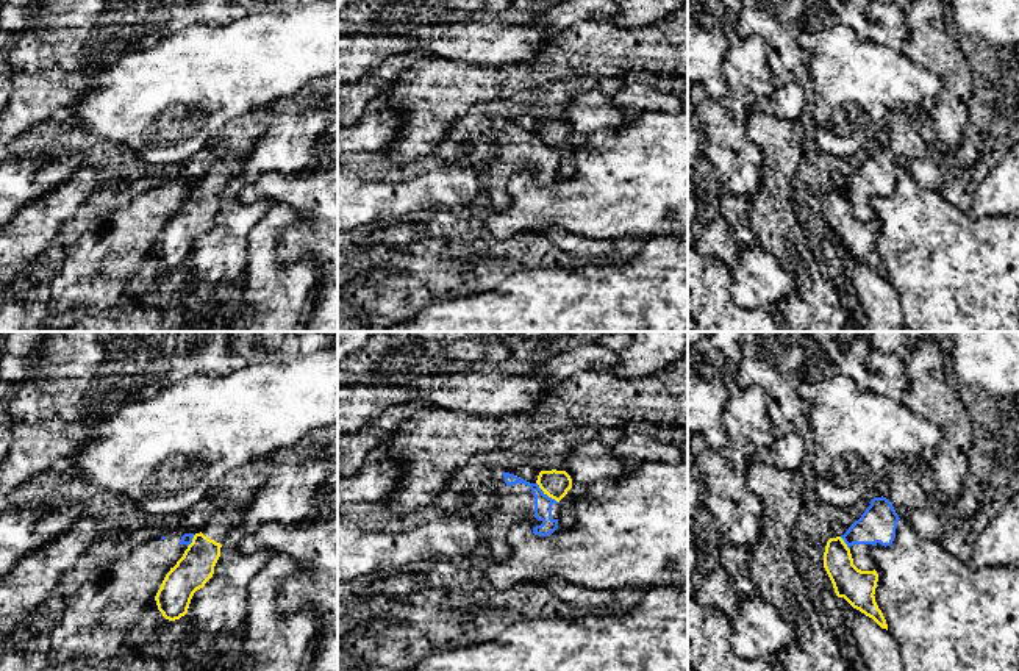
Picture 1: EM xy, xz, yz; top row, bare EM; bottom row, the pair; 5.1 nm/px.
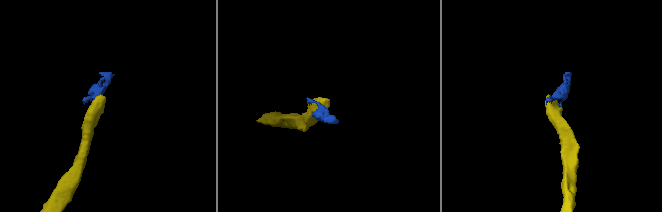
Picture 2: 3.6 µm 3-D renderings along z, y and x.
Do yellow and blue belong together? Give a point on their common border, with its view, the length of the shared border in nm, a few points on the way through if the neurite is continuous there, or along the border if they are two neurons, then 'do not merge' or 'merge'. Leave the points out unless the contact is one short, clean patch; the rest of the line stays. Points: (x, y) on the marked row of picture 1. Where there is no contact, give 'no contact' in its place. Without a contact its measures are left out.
meets yellow in xz at (547, 495); contact 160 nm long; border along xz (536, 482), (558, 502); do not merge

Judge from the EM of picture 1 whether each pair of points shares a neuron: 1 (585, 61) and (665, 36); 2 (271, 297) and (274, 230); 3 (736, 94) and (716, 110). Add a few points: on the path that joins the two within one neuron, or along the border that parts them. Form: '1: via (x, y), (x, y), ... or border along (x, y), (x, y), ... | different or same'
1: via (605, 50), (644, 49) | same
2: via (266, 280), (266, 247) | same
3: via (732, 99), (721, 110) | same

